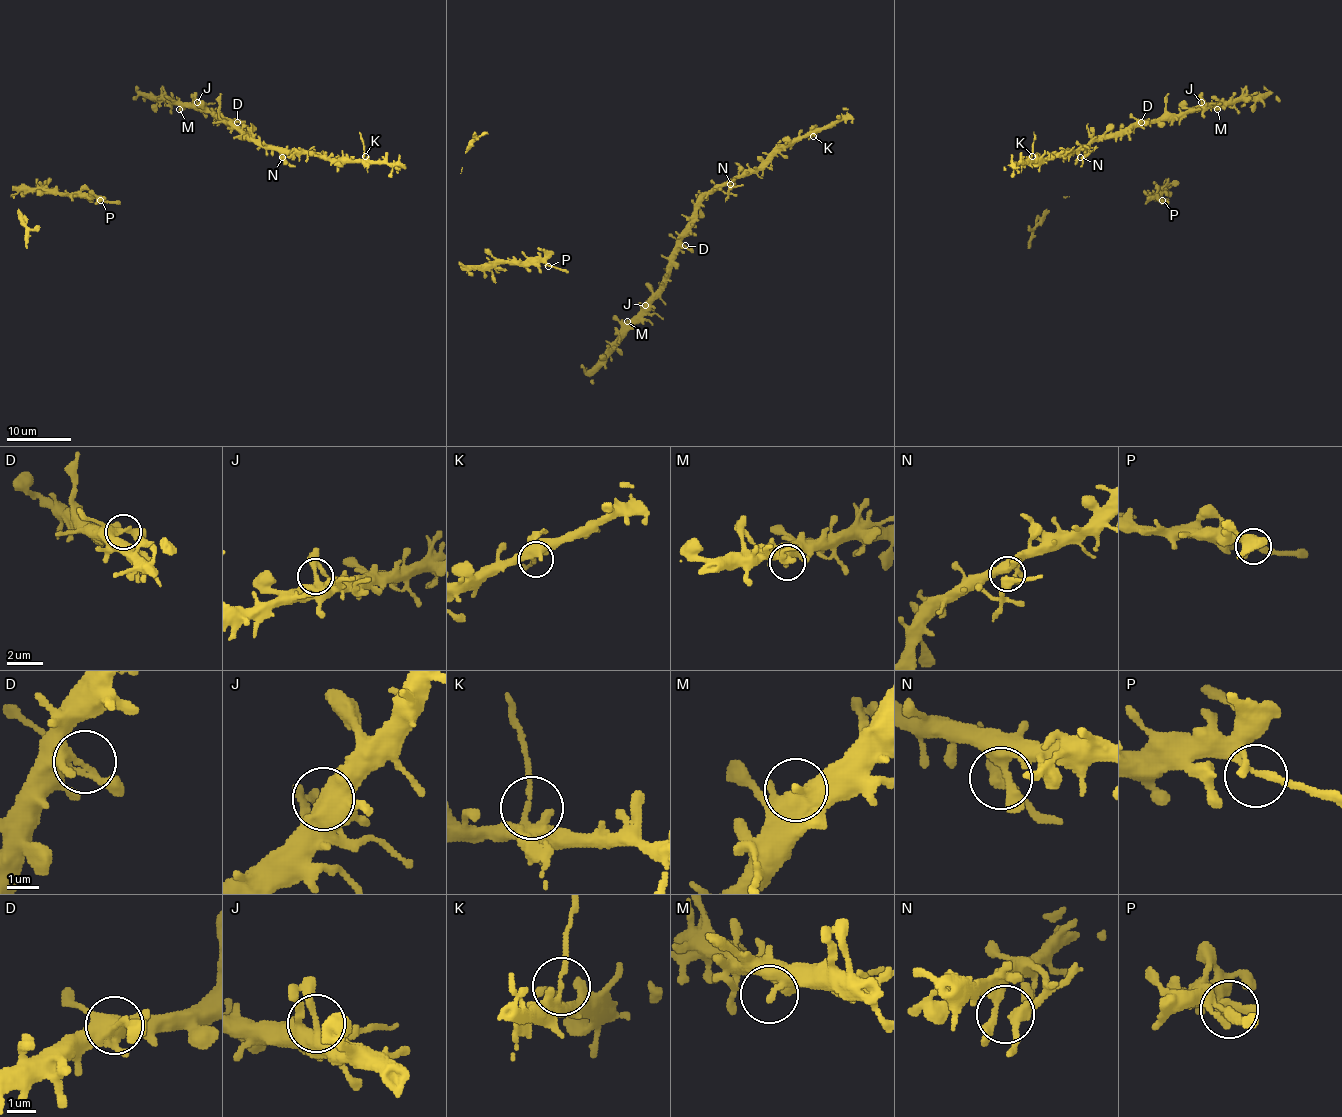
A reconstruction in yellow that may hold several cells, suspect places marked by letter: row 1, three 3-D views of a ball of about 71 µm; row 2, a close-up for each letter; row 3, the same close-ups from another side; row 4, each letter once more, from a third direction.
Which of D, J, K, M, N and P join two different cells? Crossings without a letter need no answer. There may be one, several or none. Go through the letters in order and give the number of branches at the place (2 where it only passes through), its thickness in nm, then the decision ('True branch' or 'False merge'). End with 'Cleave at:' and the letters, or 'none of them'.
D: Branches: 4. Thickness 320 nm. True branch
J: Branches: 2. Thickness 380 nm. True branch
K: Branches: 2. Thickness 200 nm. True branch
M: Branches: 2. Thickness 360 nm. True branch
N: Branches: 2. Thickness 320 nm. True branch
P: Branches: 2. Thickness 240 nm. True branch
Cleave at: none of them

